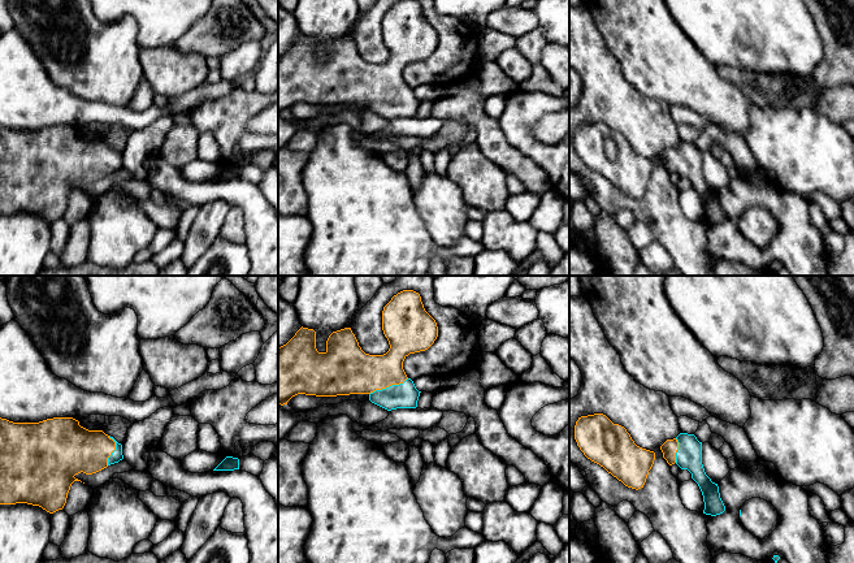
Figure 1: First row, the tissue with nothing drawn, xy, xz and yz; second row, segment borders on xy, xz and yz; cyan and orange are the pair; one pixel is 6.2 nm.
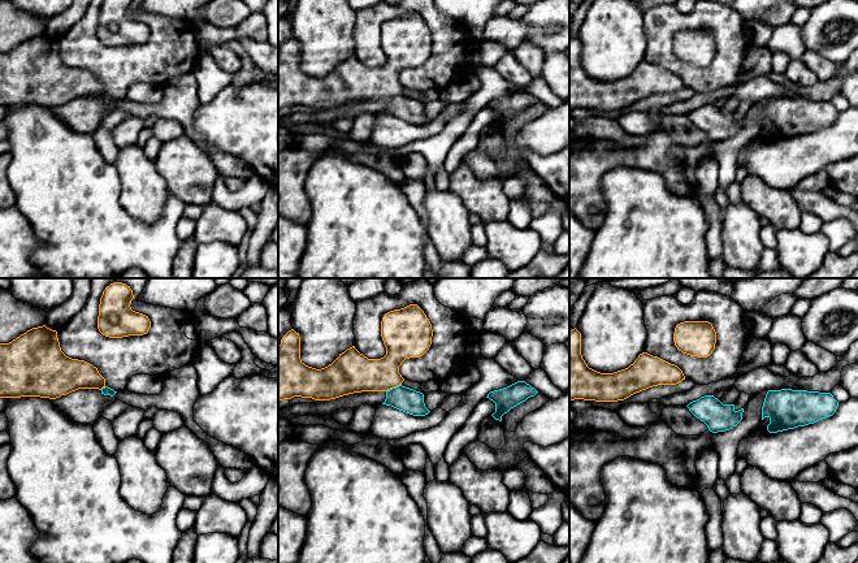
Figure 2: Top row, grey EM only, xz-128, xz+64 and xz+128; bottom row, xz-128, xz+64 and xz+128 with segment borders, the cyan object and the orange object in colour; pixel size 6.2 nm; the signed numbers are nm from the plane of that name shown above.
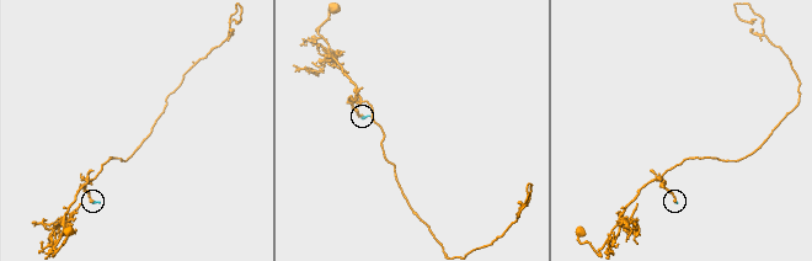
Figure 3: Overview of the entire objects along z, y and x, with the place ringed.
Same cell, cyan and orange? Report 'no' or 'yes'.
yes

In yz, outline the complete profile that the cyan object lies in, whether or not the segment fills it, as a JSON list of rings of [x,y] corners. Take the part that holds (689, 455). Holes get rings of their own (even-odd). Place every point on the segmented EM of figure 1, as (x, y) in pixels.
[[[680,433],[676,438],[667,439],[660,450],[669,465],[676,463],[681,469],[692,473],[692,478],[698,484],[703,495],[703,514],[716,516],[725,511],[718,484],[712,482],[705,472],[702,442],[694,434]]]

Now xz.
[[[403,290],[394,295],[382,311],[382,330],[390,348],[383,355],[365,354],[351,328],[333,332],[326,351],[316,348],[316,332],[300,328],[283,346],[278,347],[278,404],[283,406],[298,395],[337,397],[368,394],[369,400],[387,411],[416,408],[420,393],[407,377],[403,361],[409,354],[428,350],[438,337],[435,320],[425,311],[419,293]]]

